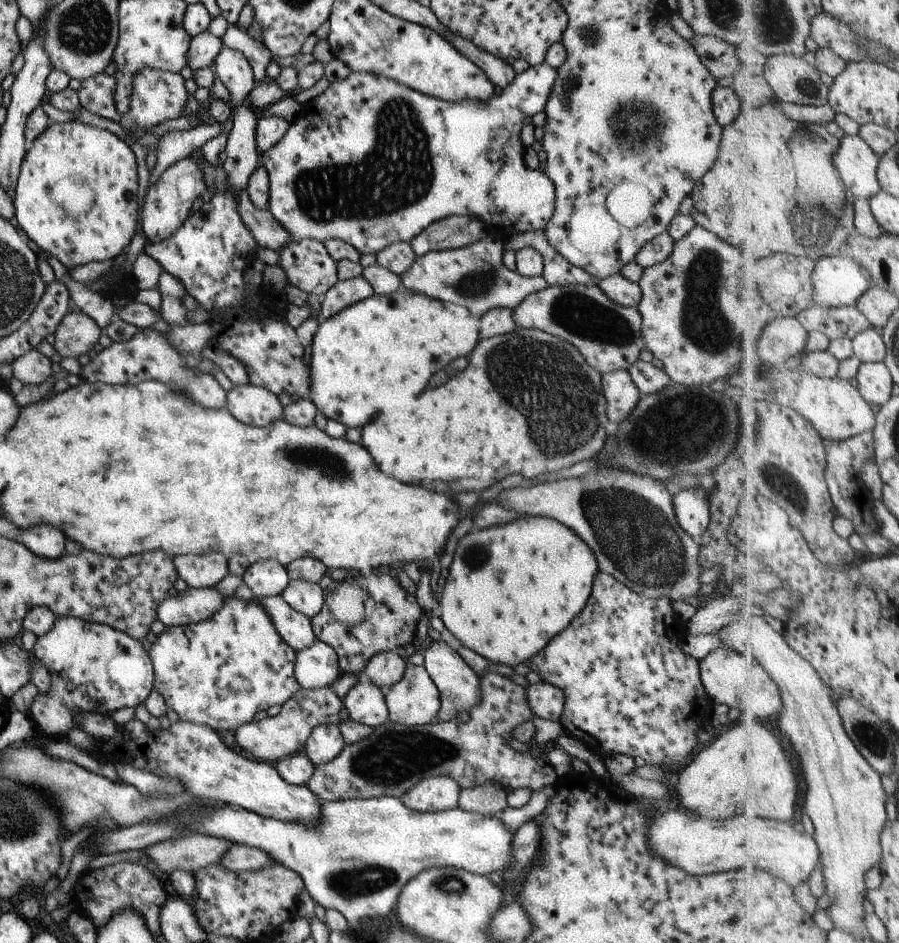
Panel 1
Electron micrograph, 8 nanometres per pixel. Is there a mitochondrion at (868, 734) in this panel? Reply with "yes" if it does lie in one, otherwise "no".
yes

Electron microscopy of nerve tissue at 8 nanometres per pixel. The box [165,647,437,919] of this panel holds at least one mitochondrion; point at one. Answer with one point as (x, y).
(351, 884)

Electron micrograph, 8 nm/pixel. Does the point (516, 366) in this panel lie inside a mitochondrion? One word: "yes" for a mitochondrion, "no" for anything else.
yes

